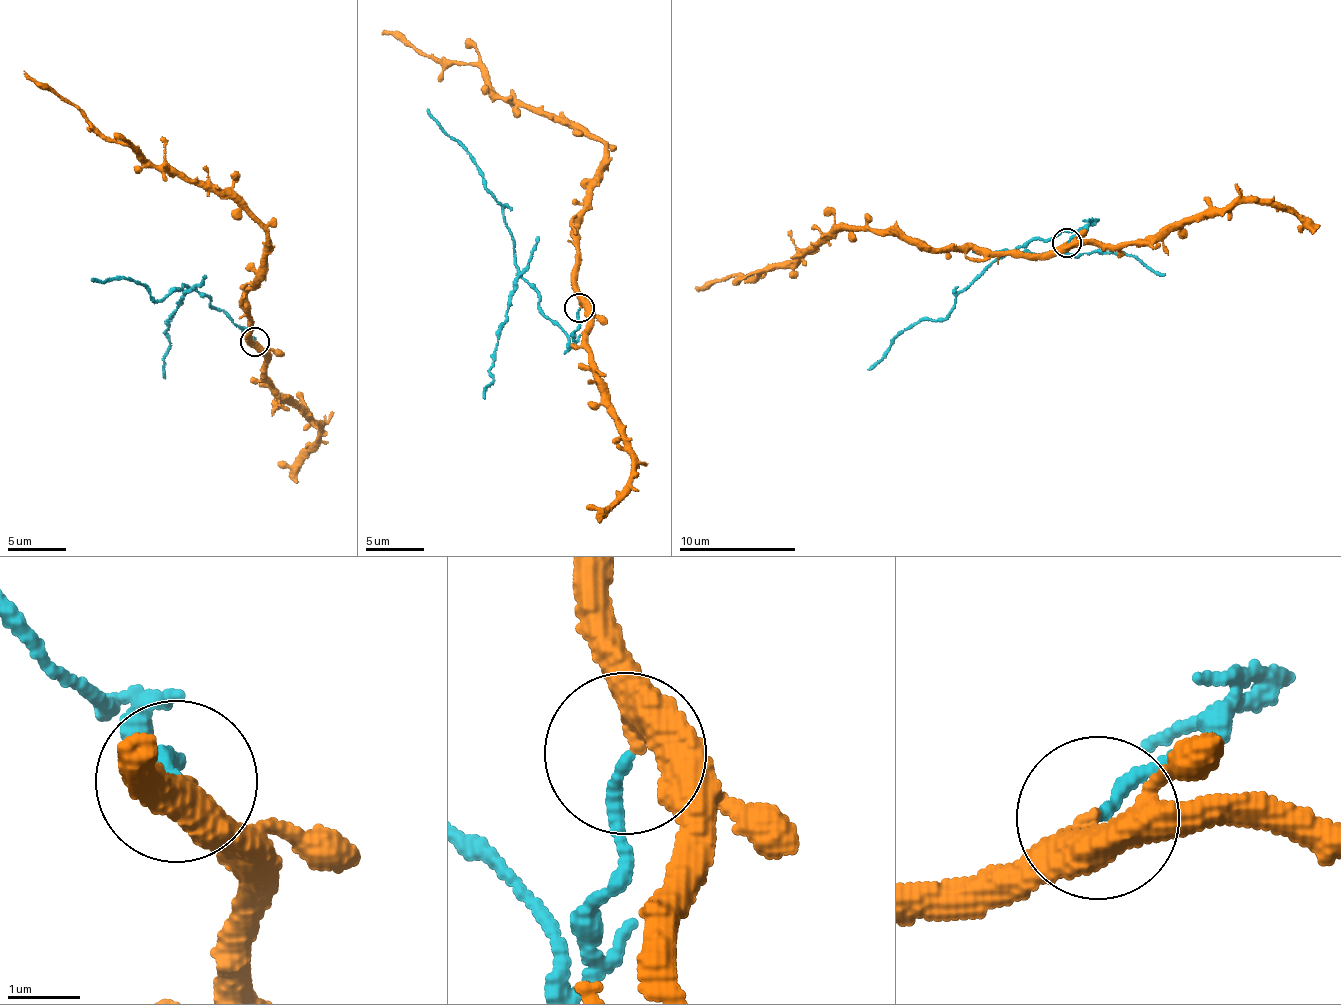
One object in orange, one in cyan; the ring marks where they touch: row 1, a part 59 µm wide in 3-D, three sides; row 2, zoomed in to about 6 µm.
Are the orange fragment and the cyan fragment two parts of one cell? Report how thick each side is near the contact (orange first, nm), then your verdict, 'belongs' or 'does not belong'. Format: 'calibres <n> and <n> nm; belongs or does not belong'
calibres 340 and 160 nm; does not belong

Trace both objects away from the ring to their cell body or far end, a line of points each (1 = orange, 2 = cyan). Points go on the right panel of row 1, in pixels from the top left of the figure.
1: (1067, 243), (986, 255), (971, 247), (927, 251), (891, 232), (838, 231), (759, 280), (735, 274), (695, 287)
2: (1067, 243), (1083, 228), (1030, 240), (996, 258), (959, 292), (948, 313), (909, 324), (868, 371)

